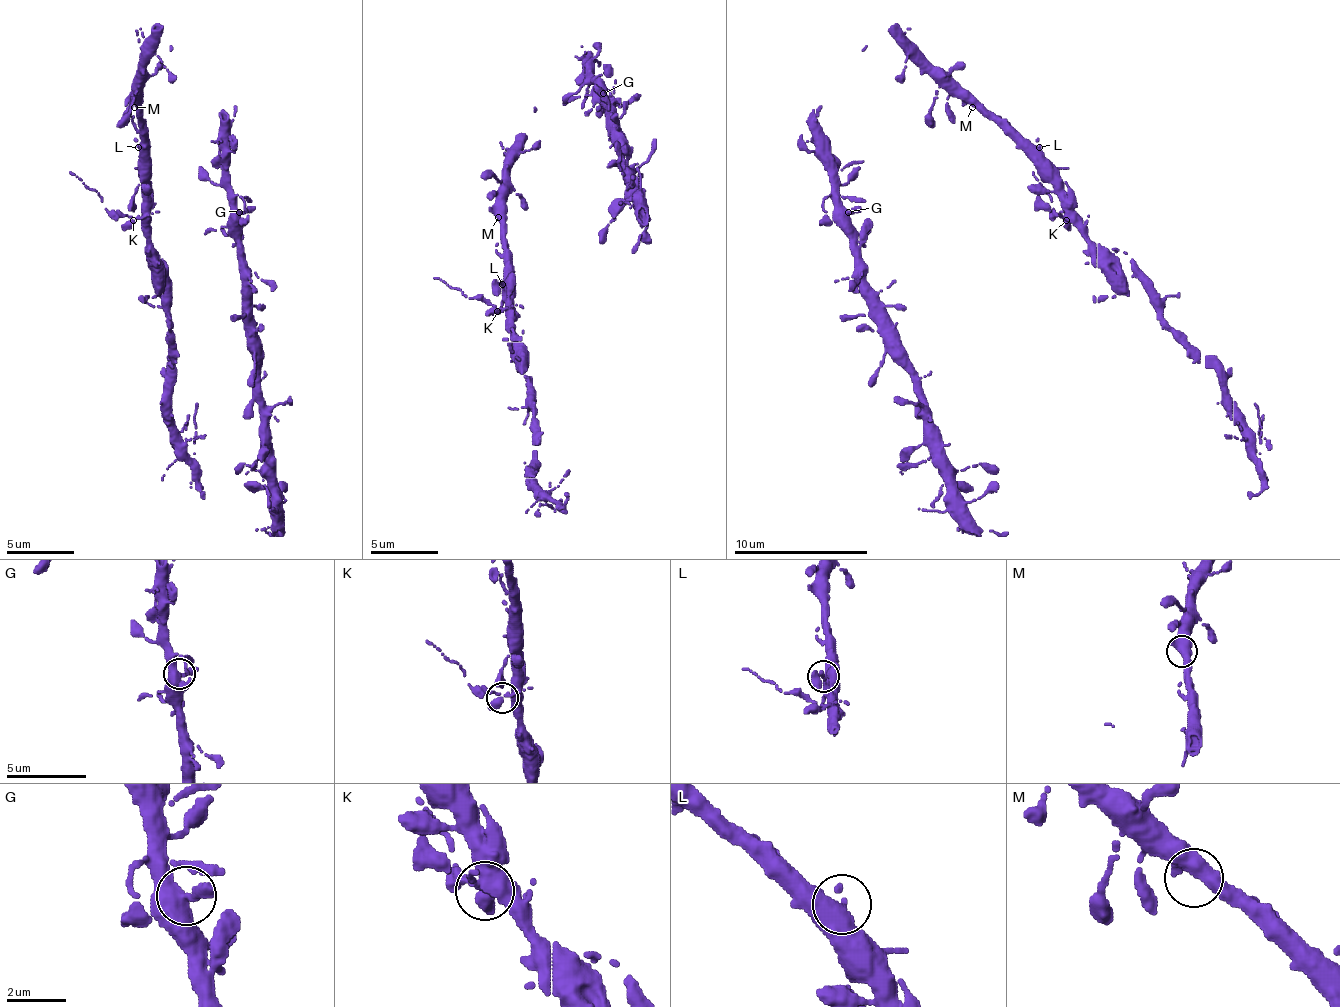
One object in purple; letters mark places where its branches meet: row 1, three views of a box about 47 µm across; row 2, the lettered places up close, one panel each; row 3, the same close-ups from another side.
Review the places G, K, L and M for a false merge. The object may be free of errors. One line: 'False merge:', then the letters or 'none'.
False merge: K

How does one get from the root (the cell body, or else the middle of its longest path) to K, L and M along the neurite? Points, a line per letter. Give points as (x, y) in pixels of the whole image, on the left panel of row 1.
K: (154, 36), (148, 43), (148, 53), (141, 63), (141, 180), (144, 184), (144, 207), (134, 221)
L: (154, 36), (148, 43), (148, 53), (141, 63), (141, 147), (138, 147)
M: (154, 36), (141, 53), (141, 100), (134, 107)

